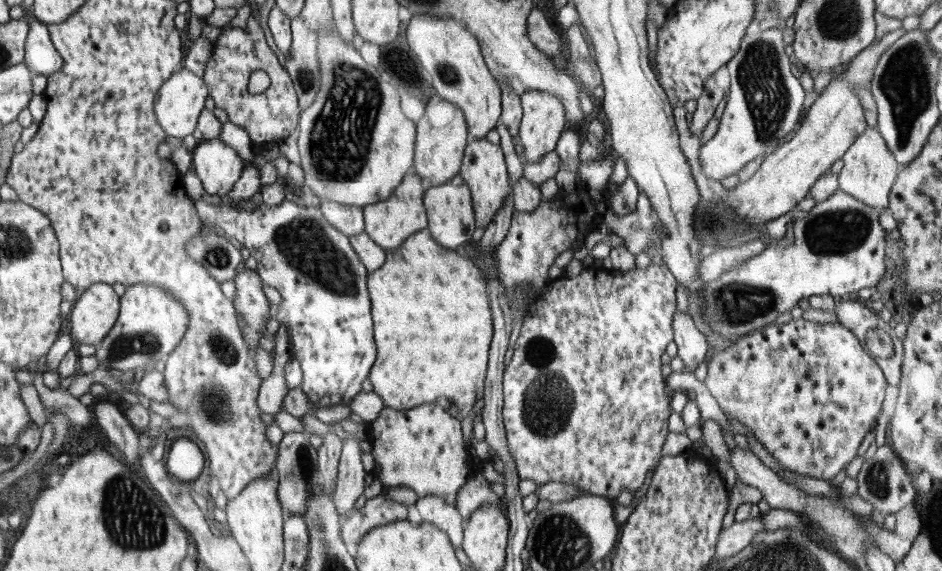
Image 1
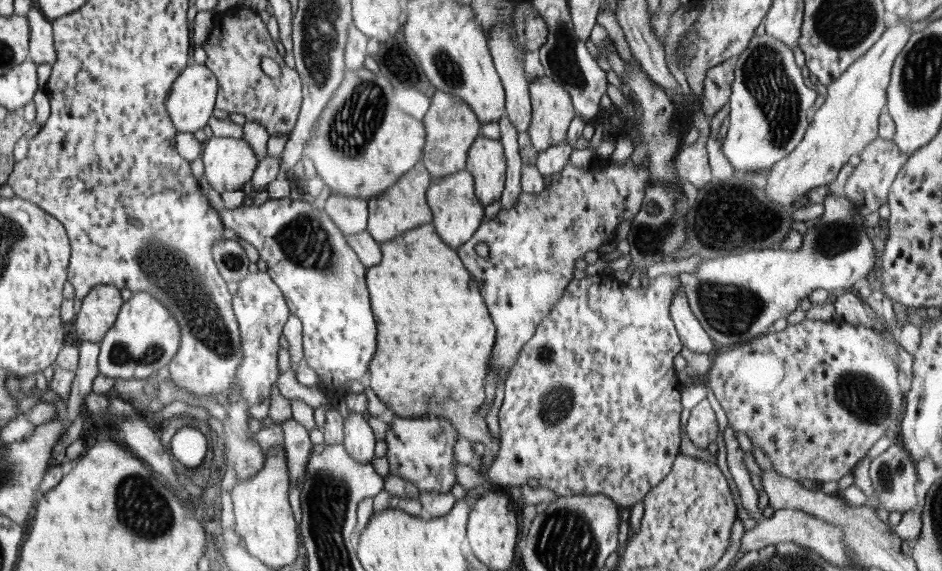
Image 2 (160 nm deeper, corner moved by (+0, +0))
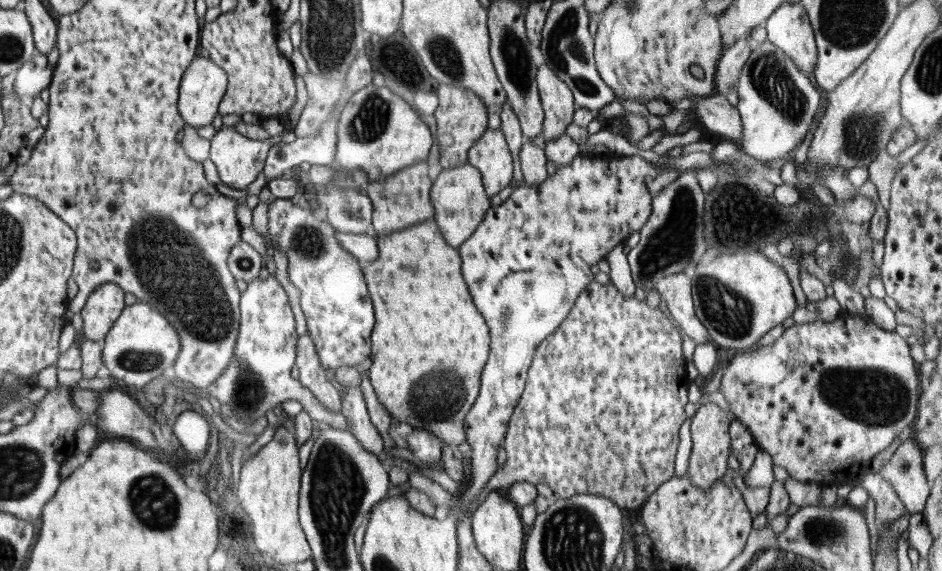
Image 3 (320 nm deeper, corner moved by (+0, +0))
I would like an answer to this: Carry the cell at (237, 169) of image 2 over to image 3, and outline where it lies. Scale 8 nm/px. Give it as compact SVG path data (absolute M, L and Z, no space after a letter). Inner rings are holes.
M223 125L211 138L209 161L217 164L218 172L221 173L222 182L235 188L246 191L248 184L258 178L262 172L266 154L269 154L270 146L276 143L277 138L271 137L266 140L252 140L238 133L234 127Z

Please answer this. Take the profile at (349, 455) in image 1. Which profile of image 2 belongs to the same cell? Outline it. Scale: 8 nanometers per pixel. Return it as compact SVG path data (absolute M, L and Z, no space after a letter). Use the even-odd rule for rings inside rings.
M351 411L343 421L343 445L346 452L361 463L371 462L377 439L368 425L367 416Z

